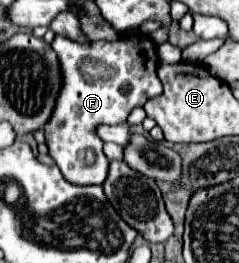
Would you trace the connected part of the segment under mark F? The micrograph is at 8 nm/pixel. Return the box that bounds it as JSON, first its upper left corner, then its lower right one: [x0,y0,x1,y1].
[44,33,164,185]

